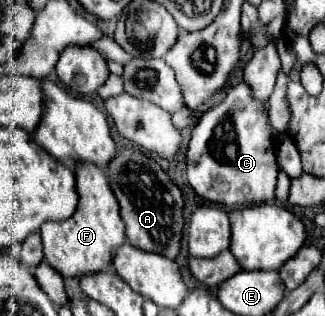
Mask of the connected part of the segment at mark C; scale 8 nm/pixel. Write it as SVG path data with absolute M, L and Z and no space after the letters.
M241 81L227 91L225 99L217 107L203 113L197 127L193 129L193 137L187 147L187 181L201 197L211 203L241 207L249 203L275 201L277 173L279 165L275 155L275 133L269 125L269 105L263 105L259 99L255 99L251 87Z

